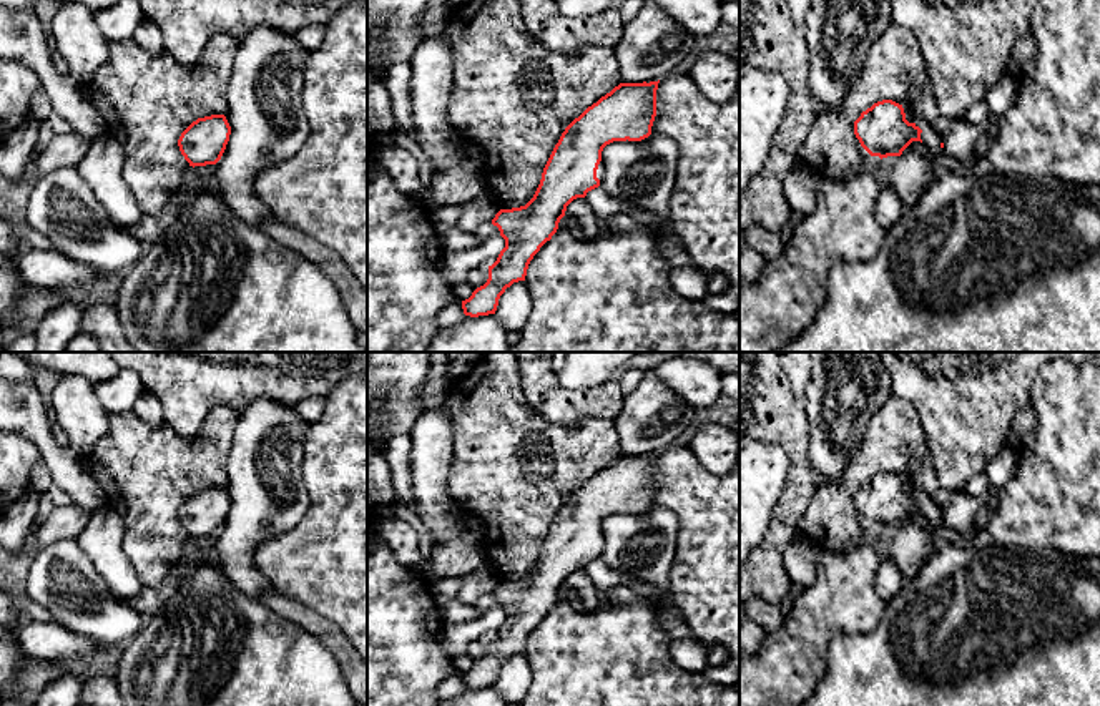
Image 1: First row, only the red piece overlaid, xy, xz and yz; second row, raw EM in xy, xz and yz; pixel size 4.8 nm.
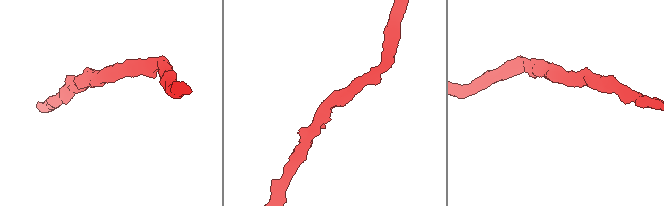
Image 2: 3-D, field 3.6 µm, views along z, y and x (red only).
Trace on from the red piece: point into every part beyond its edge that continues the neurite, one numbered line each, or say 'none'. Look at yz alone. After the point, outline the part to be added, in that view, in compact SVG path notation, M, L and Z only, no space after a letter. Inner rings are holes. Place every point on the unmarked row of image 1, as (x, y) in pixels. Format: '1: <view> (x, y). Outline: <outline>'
1: yz (929, 510). Outline: M917 492L916 498L919 498L922 502L921 512L922 512L924 520L929 525L935 527L940 520L940 513L937 510L935 503L931 502L929 493L927 492Z

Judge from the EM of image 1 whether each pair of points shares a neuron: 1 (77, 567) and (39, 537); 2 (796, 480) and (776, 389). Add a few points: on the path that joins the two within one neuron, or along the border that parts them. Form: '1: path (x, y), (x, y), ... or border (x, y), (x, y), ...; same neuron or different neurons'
1: border (75, 539), (54, 540), (39, 552); different neurons
2: path (796, 457), (793, 434), (776, 412); same neuron

